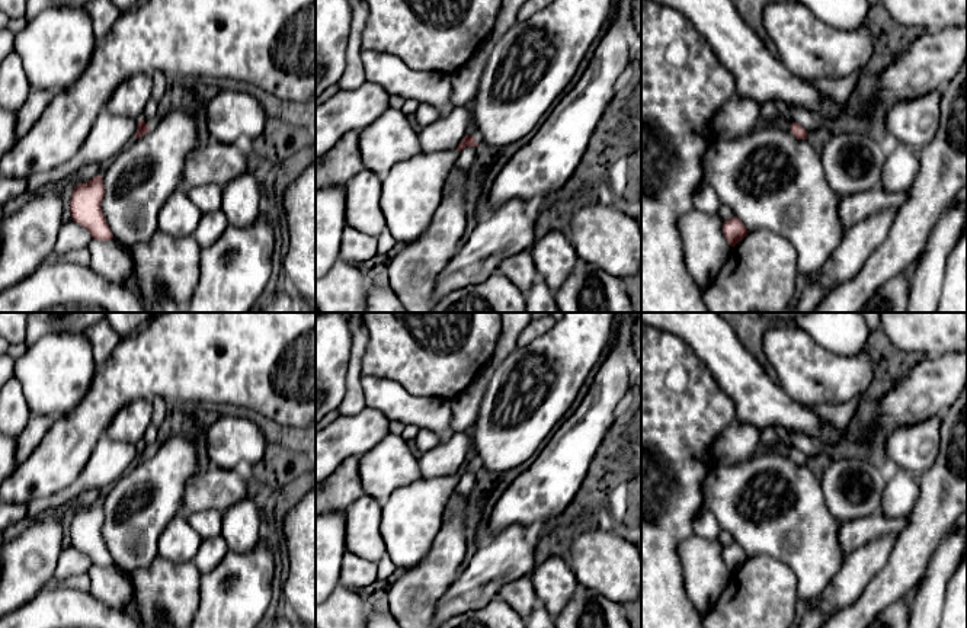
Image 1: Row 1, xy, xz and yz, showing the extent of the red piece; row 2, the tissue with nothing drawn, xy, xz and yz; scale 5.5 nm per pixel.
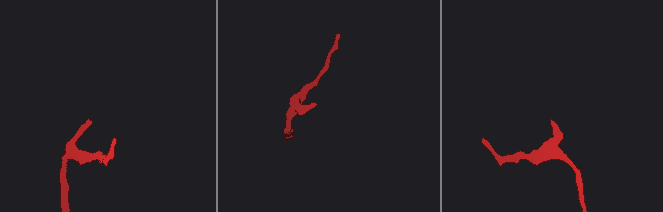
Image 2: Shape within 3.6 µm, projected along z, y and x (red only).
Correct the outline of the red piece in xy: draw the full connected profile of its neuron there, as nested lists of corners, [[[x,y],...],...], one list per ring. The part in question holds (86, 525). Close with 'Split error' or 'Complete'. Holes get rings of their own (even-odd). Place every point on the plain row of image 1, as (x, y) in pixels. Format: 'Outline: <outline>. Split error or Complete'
Outline: [[[102,500],[74,513],[70,525],[71,545],[84,552],[93,565],[112,565],[113,560],[102,536],[105,510]]]. Complete

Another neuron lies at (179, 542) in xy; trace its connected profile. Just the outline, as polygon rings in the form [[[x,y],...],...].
[[[183,513],[176,515],[157,541],[157,554],[172,563],[193,561],[202,538],[188,522]]]

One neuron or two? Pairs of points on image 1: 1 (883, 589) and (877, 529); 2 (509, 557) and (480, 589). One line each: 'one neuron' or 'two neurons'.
1: two neurons
2: one neuron

